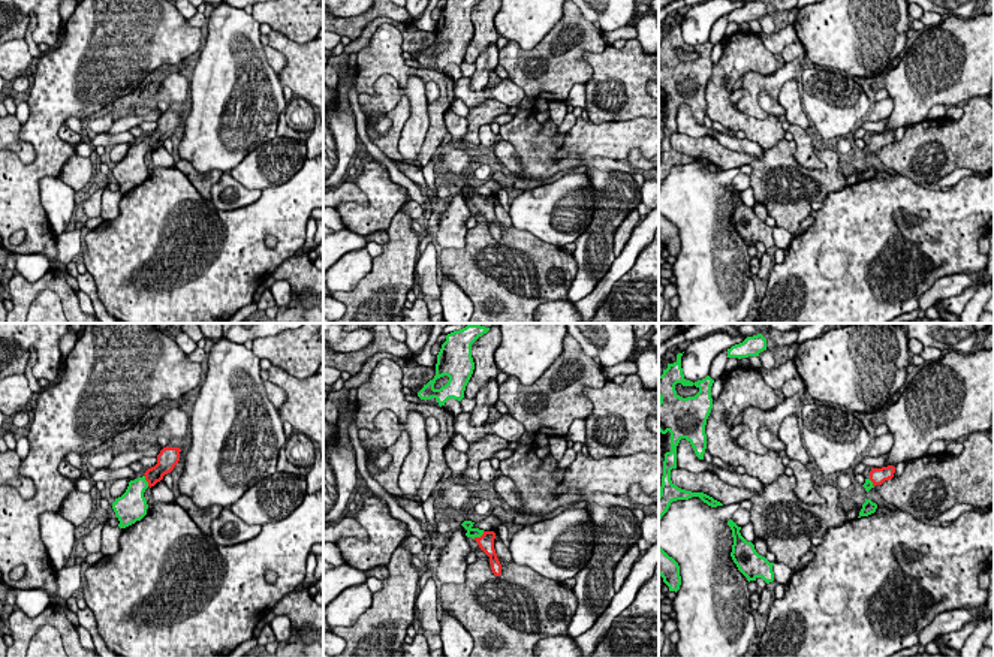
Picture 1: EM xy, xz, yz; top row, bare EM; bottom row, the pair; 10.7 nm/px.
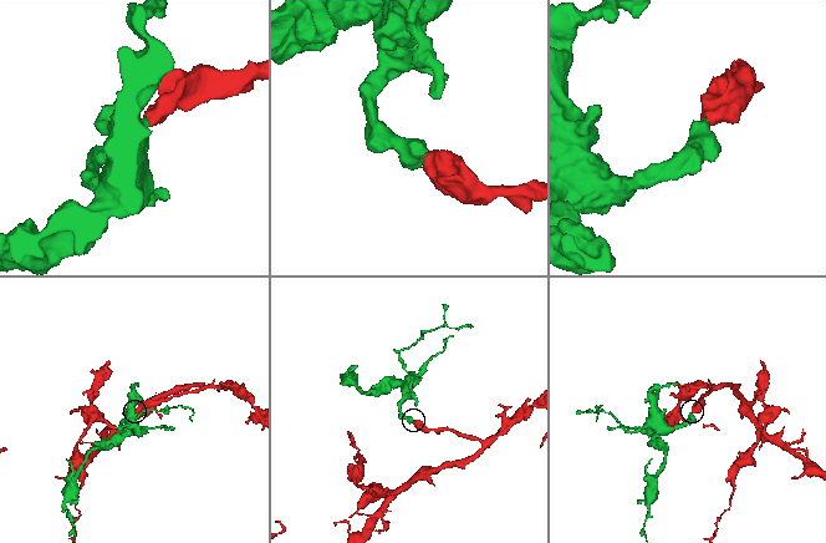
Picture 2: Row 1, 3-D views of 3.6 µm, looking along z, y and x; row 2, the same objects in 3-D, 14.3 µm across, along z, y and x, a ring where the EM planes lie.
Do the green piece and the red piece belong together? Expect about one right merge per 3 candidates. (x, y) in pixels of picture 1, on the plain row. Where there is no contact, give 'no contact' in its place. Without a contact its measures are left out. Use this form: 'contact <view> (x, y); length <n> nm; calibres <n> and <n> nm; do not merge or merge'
contact xz (478, 201); length 150 nm; calibres 100 and 170 nm; merge

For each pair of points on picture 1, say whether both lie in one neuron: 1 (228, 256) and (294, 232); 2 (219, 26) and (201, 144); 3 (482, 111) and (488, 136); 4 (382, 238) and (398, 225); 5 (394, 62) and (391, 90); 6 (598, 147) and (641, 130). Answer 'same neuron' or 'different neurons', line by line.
1: same neuron
2: same neuron
3: different neurons
4: different neurons
5: different neurons
6: same neuron

